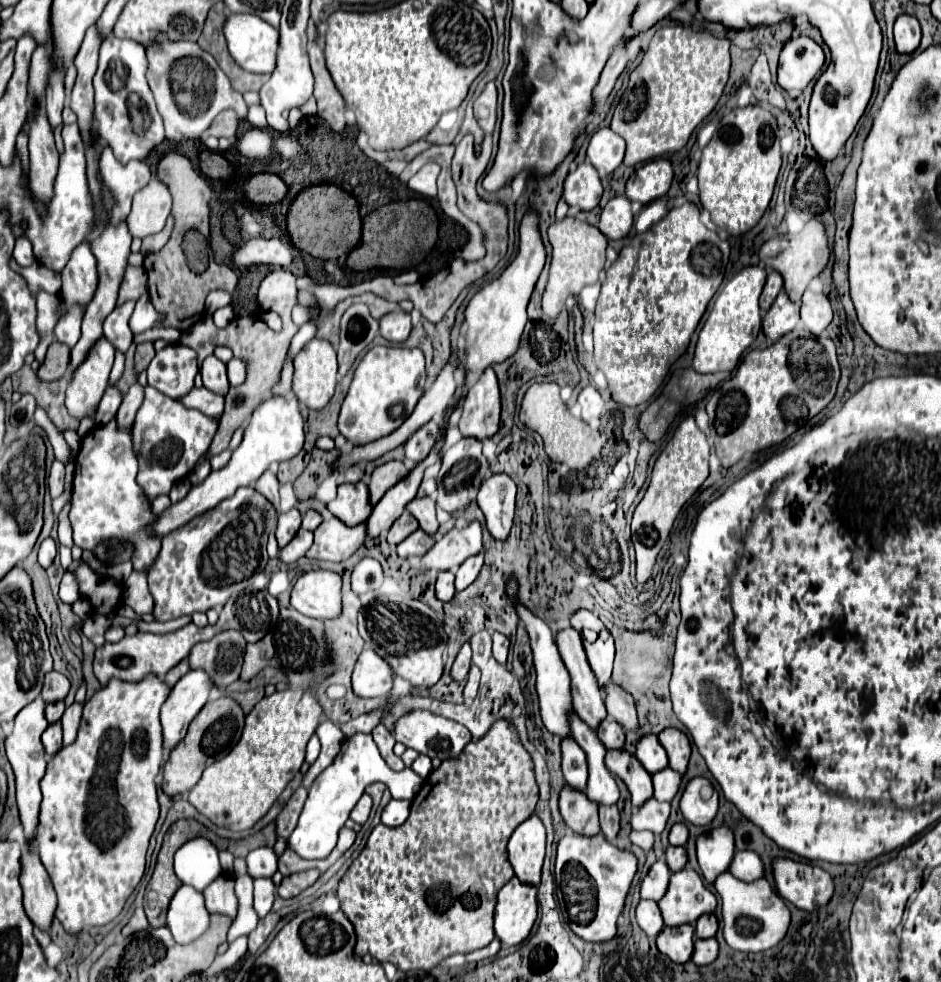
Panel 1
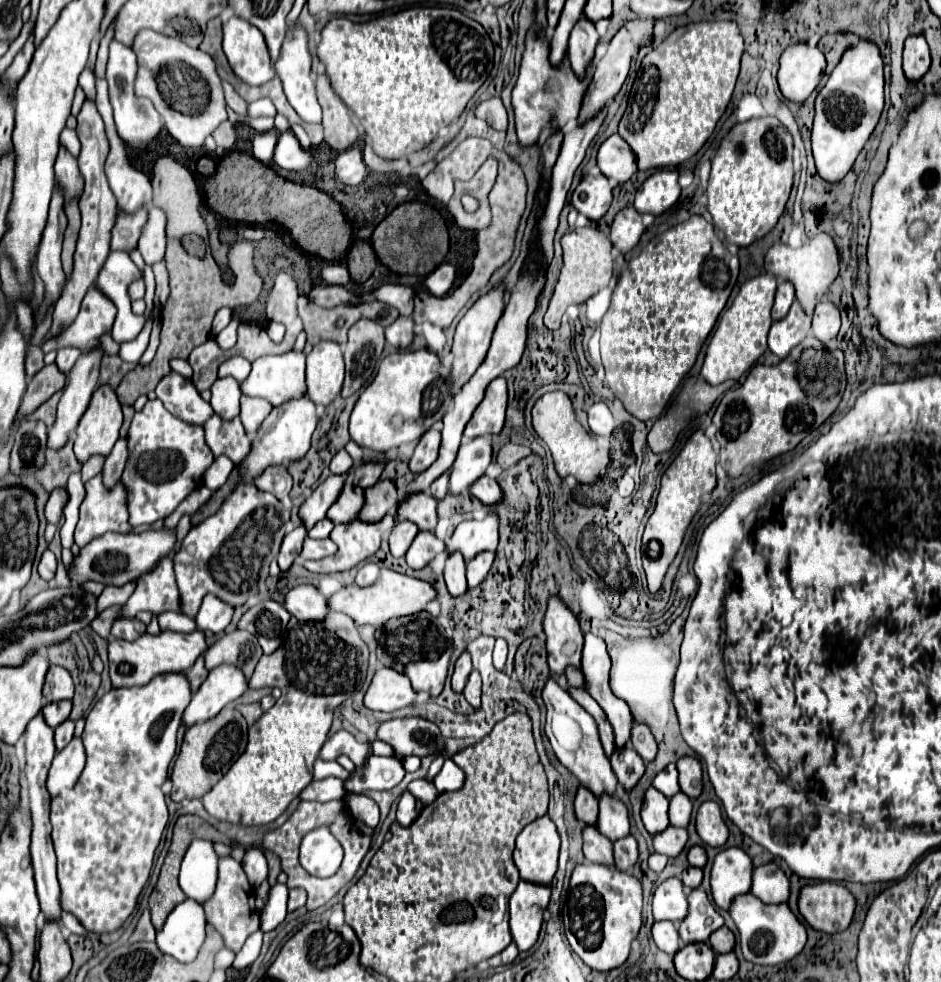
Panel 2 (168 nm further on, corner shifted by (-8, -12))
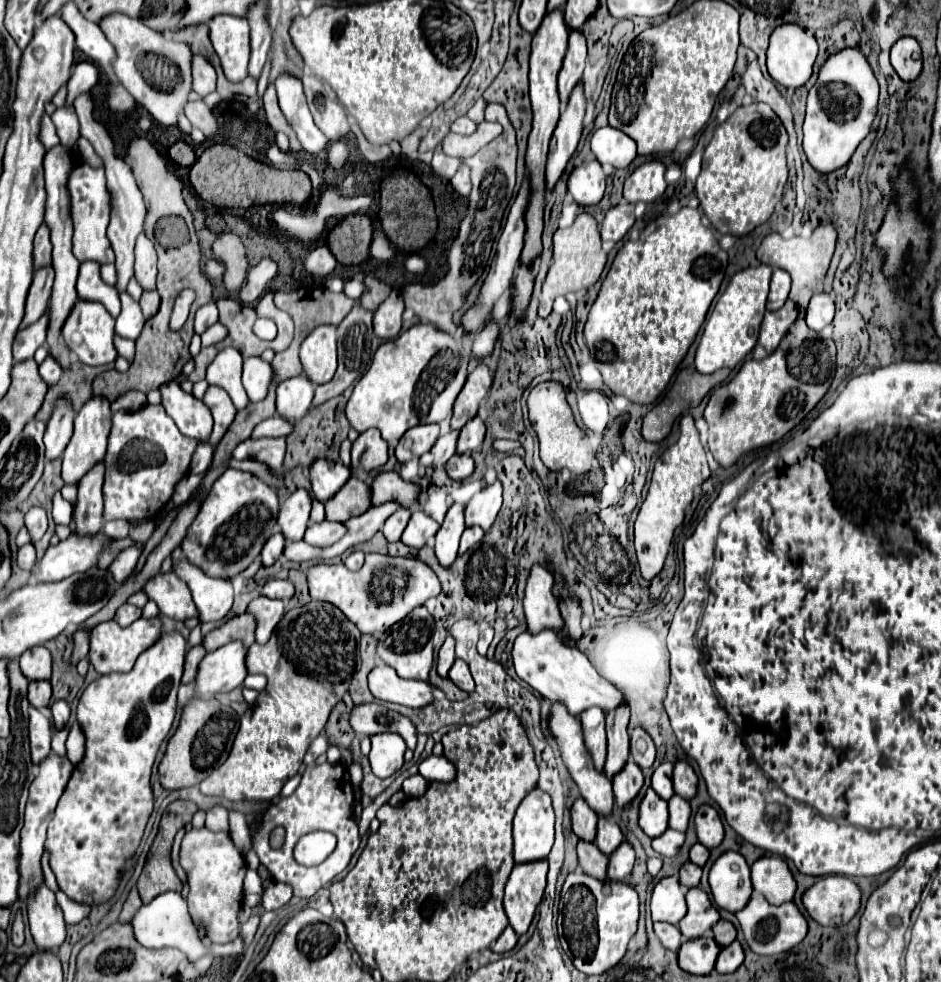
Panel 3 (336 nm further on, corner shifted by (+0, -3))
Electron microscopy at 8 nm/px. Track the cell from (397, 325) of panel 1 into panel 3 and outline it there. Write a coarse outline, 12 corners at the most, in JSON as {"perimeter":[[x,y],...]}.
{"perimeter":[[394,289],[374,311],[374,333],[394,339],[404,301]]}

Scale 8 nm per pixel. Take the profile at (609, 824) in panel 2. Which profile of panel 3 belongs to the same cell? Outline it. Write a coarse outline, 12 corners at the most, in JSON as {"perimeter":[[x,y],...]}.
{"perimeter":[[612,817],[598,819],[596,845],[612,855],[622,843],[622,831]]}

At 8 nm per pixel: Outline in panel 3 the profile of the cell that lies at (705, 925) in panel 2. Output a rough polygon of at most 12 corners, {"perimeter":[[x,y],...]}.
{"perimeter":[[706,891],[686,893],[688,913],[678,927],[698,939],[718,923],[718,909]]}

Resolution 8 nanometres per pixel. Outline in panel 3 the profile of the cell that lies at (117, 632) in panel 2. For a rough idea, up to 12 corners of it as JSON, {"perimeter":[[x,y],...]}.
{"perimeter":[[130,603],[118,607],[114,621],[122,627],[140,619],[142,609]]}

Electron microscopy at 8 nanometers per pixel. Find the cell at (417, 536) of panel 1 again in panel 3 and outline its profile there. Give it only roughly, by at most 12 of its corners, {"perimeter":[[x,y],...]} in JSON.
{"perimeter":[[414,511],[402,541],[420,549],[440,525],[424,511]]}

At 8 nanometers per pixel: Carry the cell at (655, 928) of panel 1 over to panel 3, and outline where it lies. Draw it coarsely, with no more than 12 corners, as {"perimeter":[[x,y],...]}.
{"perimeter":[[654,923],[660,943],[678,951],[682,933],[670,923]]}

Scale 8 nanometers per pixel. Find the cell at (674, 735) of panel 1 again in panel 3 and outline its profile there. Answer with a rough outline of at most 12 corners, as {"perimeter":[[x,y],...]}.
{"perimeter":[[686,761],[674,765],[674,791],[690,801],[698,777]]}

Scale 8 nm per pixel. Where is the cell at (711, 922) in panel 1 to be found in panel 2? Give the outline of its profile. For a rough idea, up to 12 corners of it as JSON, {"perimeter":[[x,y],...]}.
{"perimeter":[[726,926],[712,932],[708,944],[716,954],[734,950],[734,934]]}

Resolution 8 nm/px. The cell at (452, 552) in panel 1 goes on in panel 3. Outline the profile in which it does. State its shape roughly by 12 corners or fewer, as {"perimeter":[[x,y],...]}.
{"perimeter":[[502,483],[476,493],[466,505],[466,527],[488,531],[502,507]]}

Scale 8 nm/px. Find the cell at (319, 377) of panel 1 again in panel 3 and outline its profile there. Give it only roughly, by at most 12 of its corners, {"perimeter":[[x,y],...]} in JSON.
{"perimeter":[[320,325],[300,361],[314,385],[336,371],[336,327]]}

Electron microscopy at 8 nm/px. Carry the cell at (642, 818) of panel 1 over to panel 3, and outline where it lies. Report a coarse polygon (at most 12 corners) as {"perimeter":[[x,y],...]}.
{"perimeter":[[668,829],[652,841],[652,849],[662,857],[674,857],[684,835]]}

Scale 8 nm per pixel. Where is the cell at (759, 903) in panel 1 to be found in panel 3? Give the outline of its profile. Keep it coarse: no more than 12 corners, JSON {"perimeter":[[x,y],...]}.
{"perimeter":[[760,893],[736,917],[750,949],[796,947],[808,921],[794,903],[774,907]]}

